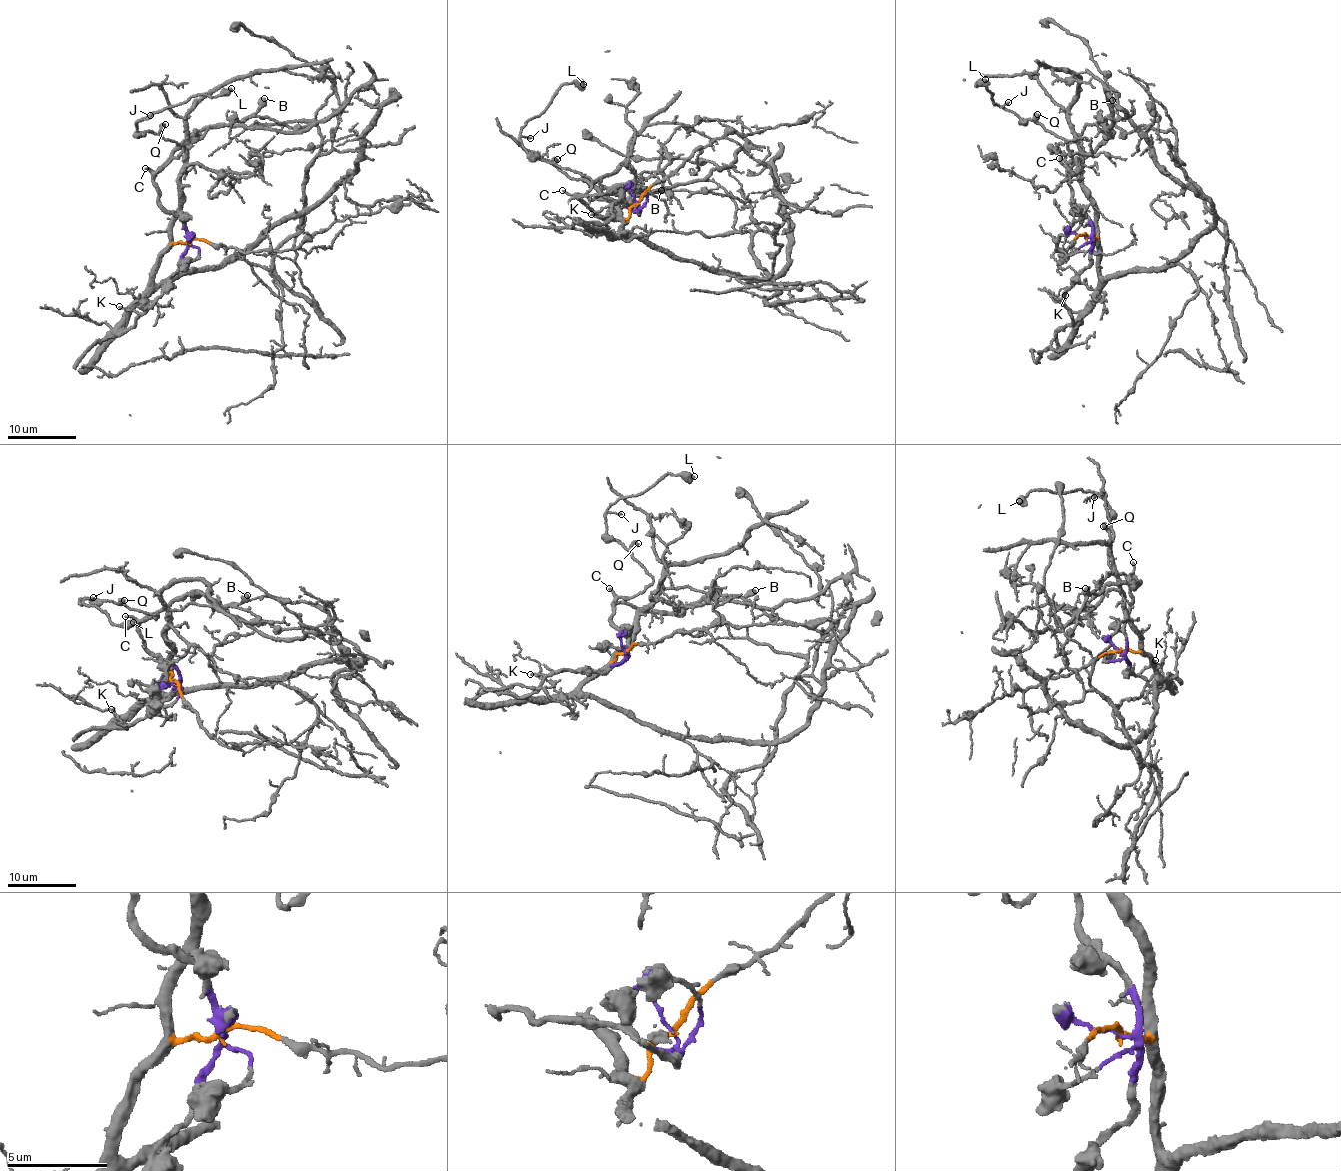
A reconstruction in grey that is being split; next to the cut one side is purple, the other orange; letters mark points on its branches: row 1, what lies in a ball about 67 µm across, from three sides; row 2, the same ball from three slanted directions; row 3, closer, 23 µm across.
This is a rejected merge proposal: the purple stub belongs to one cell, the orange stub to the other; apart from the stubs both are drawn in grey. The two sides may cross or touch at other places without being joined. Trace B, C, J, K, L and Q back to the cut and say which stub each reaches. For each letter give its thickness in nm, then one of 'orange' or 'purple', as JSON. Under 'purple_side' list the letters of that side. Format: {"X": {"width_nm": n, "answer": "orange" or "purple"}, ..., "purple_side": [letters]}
{"B": {"width_nm": 550, "answer": "purple"}, "C": {"width_nm": 170, "answer": "purple"}, "J": {"width_nm": 140, "answer": "purple"}, "K": {"width_nm": 140, "answer": "purple"}, "L": {"width_nm": 550, "answer": "purple"}, "Q": {"width_nm": 500, "answer": "purple"}, "purple_side": ["B", "C", "J", "K", "L", "Q"]}

